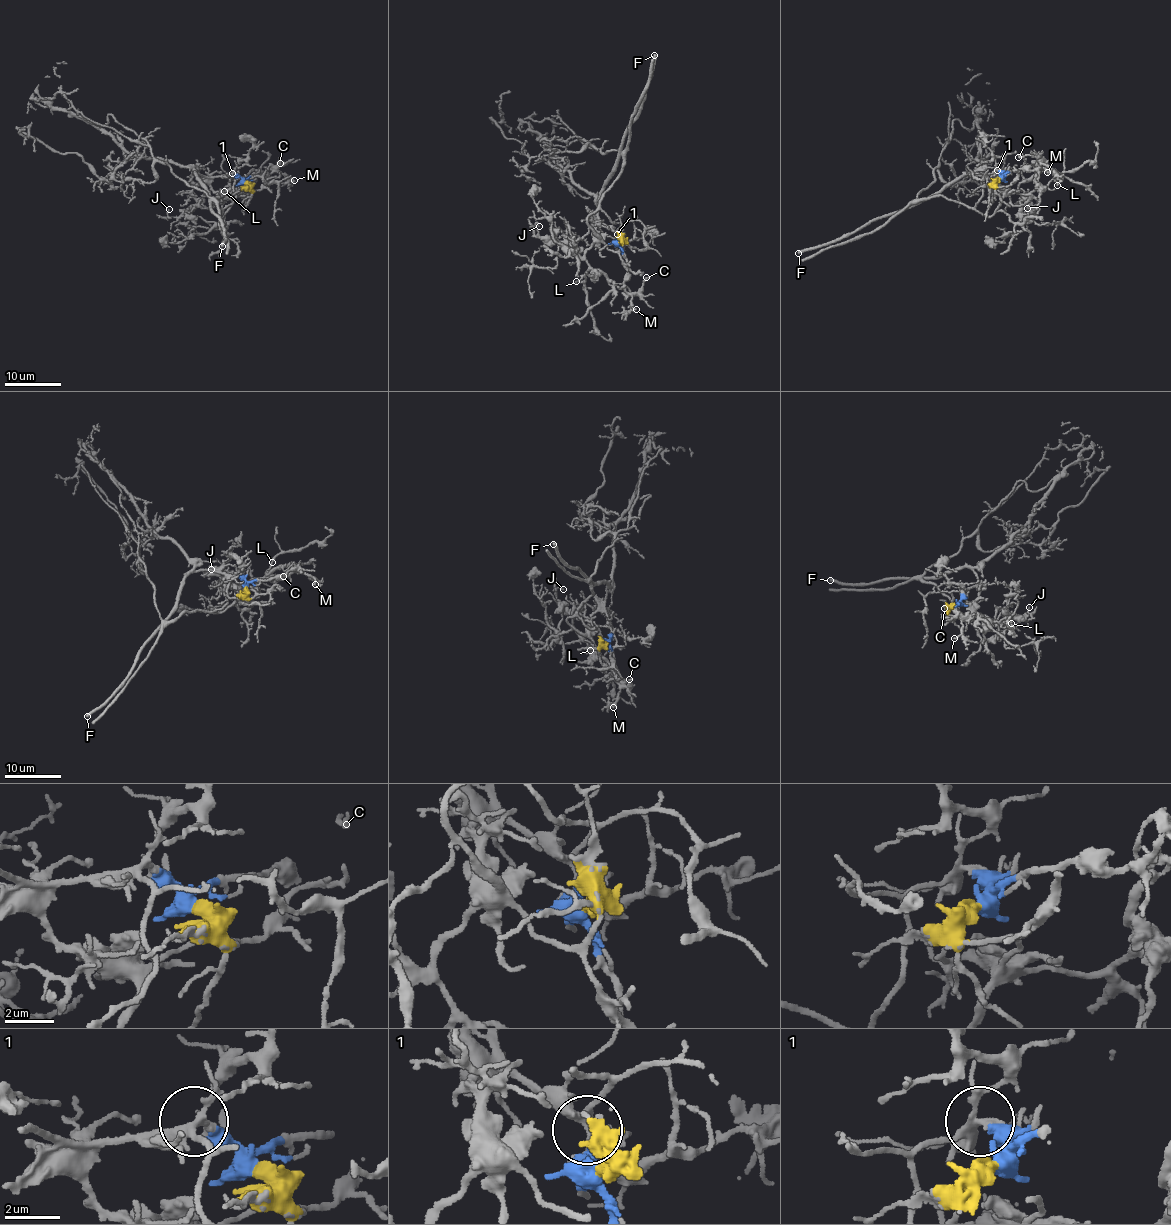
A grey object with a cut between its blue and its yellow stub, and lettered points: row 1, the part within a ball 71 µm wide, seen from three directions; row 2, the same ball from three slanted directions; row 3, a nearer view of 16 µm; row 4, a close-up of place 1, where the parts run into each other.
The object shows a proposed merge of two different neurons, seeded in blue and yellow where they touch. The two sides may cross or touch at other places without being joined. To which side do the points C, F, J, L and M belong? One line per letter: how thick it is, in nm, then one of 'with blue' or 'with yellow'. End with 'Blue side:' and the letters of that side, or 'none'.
C: calibre 220 nm; with blue
F: calibre 360 nm; with blue
J: calibre 130 nm; with yellow
L: calibre 170 nm; with yellow
M: calibre 190 nm; with blue
Blue side: C, F, M

